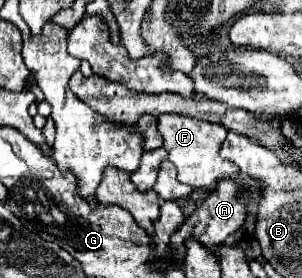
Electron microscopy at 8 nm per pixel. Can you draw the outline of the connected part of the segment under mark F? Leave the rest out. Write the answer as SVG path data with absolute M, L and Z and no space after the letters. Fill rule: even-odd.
M162 113L158 117L158 131L164 137L164 149L168 151L168 159L178 169L178 181L190 185L194 189L214 187L224 177L238 177L236 165L218 155L222 141L226 139L224 125L206 123L196 117L182 117L182 113Z

